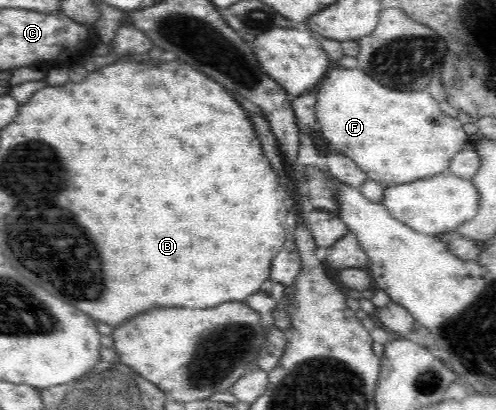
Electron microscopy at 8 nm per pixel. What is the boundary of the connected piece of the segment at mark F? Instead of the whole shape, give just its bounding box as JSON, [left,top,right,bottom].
[315,66,471,187]

